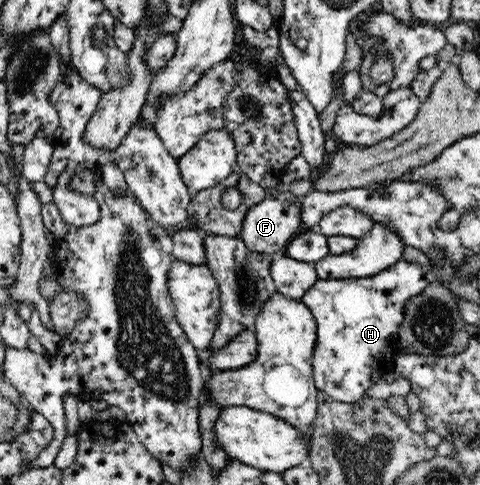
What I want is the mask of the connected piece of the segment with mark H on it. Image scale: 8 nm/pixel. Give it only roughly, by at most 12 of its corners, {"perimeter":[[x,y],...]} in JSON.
{"perimeter":[[403,259],[317,280],[317,389],[355,403],[393,376],[405,307],[434,280]]}

